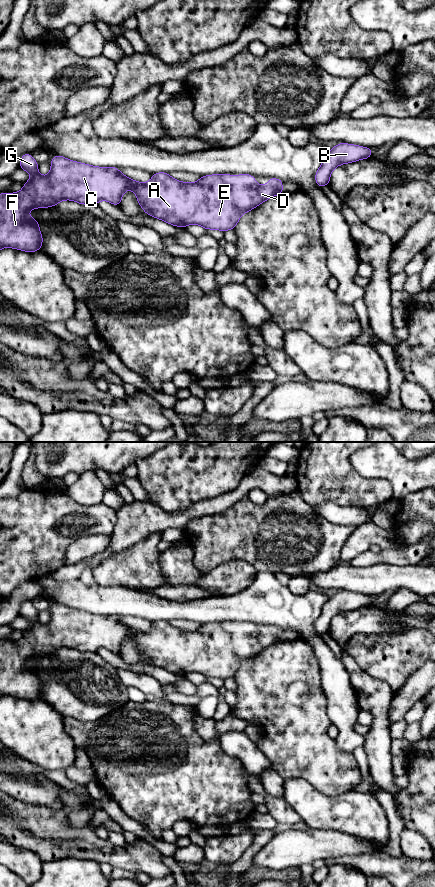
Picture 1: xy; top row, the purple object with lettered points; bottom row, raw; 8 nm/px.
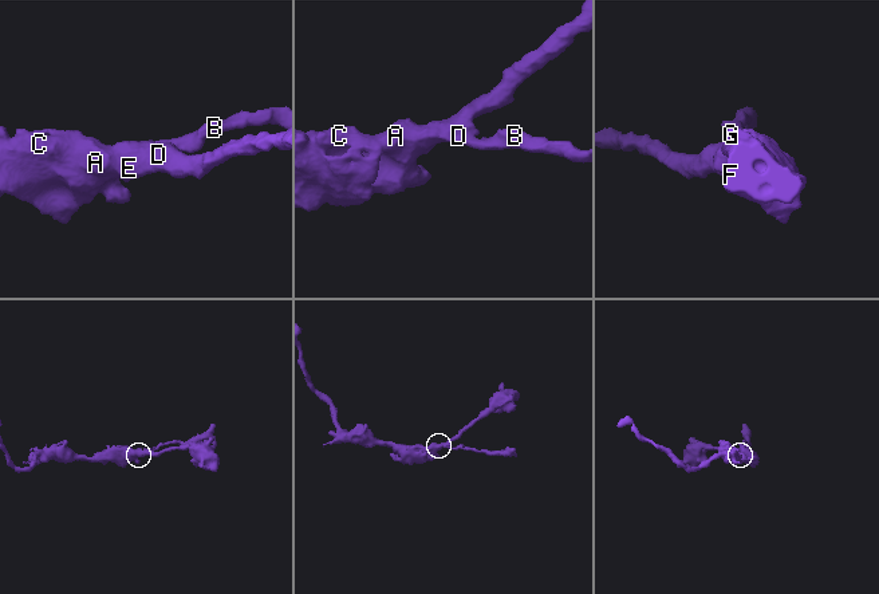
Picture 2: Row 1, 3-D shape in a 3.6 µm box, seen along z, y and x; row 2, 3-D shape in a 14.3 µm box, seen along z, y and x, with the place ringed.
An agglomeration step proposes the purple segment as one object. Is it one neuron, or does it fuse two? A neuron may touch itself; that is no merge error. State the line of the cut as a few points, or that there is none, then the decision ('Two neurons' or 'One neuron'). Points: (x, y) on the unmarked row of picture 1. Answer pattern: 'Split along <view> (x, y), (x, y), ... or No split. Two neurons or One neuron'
No split. One neuron

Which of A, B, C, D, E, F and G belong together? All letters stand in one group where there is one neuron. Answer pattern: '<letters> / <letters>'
A B C D E F G

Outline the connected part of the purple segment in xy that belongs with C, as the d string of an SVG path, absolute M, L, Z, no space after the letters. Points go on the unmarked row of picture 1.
M30 601L21 604L19 615L29 620L32 627L24 630L23 637L18 641L0 641L0 697L3 695L15 696L26 700L41 699L43 685L36 666L29 666L28 660L33 656L48 656L56 654L61 648L74 648L78 652L97 653L100 648L106 648L114 654L119 654L123 641L127 637L134 639L139 653L146 663L151 663L173 674L186 675L190 672L198 672L206 678L216 677L223 680L234 677L243 661L249 660L269 646L285 641L280 634L284 628L269 626L268 633L256 633L257 628L251 622L238 622L235 626L232 622L214 622L202 624L195 631L185 631L173 627L169 621L153 621L153 625L147 631L140 631L123 623L117 615L96 615L81 610L74 610L61 603L55 603L51 607L51 618L48 624L40 624L38 611Z

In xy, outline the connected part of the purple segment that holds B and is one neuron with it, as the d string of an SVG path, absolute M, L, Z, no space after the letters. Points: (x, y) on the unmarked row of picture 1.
M338 591L334 596L329 598L322 608L321 614L315 622L316 633L320 636L328 633L331 620L337 614L371 605L372 596Z

